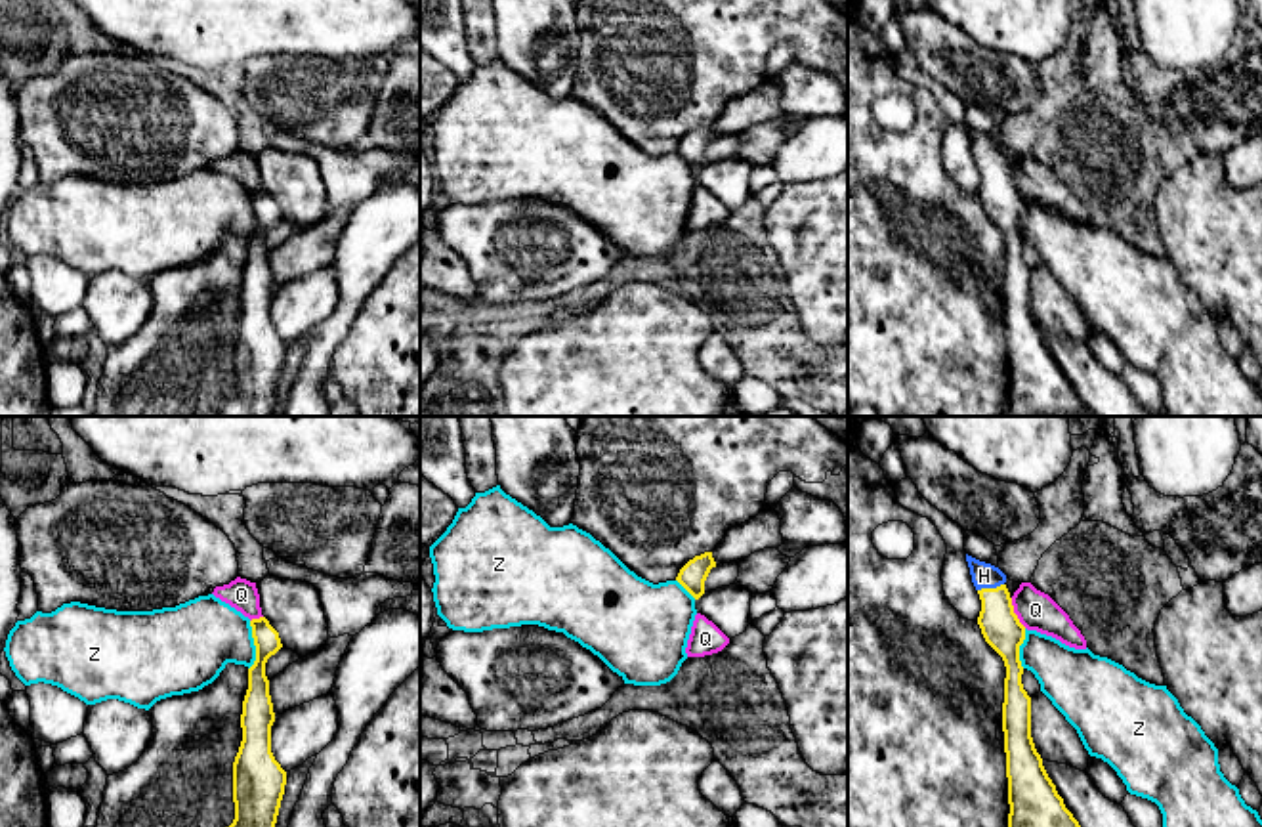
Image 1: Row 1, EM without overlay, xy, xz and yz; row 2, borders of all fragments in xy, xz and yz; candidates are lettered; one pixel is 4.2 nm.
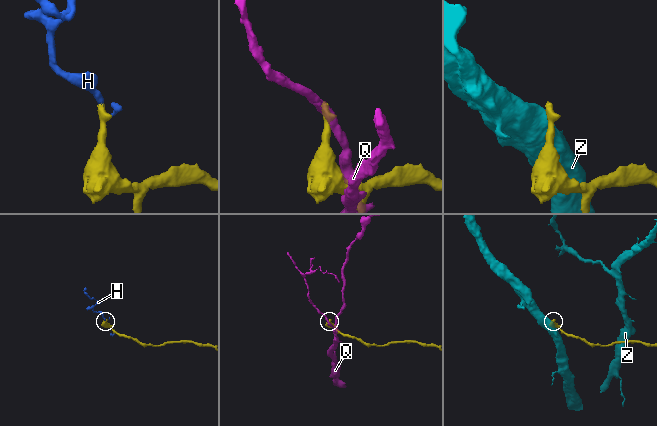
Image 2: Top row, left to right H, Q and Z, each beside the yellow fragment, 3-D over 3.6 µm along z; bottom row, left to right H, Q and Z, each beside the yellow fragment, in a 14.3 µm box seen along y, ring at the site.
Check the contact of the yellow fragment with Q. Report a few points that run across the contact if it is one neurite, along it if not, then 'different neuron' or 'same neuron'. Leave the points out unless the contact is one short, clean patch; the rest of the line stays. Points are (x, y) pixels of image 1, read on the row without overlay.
different neuron

